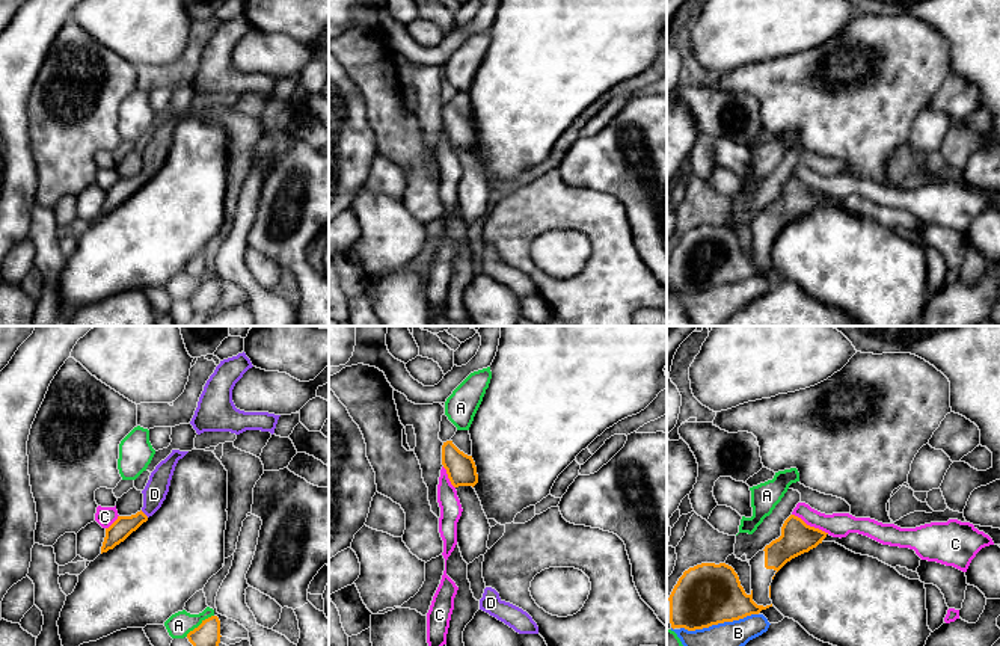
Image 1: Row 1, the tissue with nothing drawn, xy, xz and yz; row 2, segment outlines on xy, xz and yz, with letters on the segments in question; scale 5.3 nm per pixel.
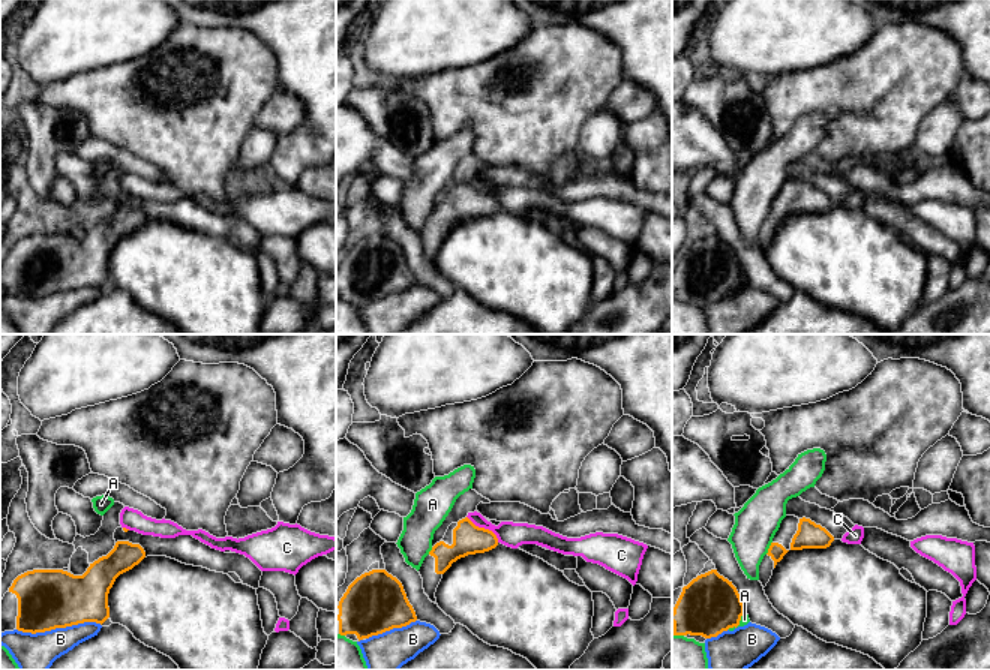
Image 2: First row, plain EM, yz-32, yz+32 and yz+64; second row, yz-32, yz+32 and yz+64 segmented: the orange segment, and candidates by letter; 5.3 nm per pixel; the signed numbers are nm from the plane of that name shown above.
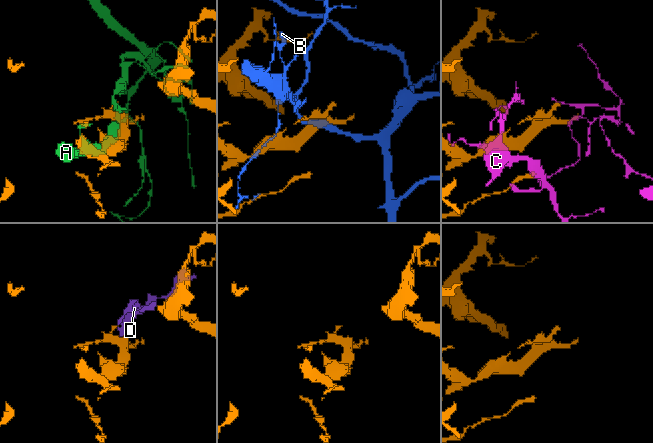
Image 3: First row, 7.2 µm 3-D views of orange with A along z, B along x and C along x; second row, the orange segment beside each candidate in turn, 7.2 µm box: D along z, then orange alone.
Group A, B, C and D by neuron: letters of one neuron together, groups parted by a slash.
A / B / C / D

